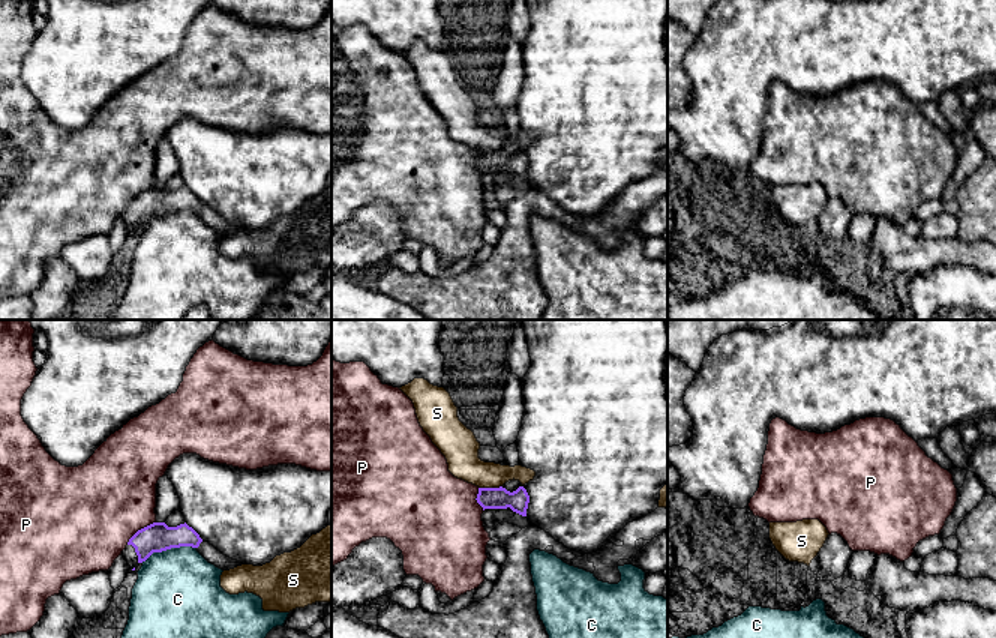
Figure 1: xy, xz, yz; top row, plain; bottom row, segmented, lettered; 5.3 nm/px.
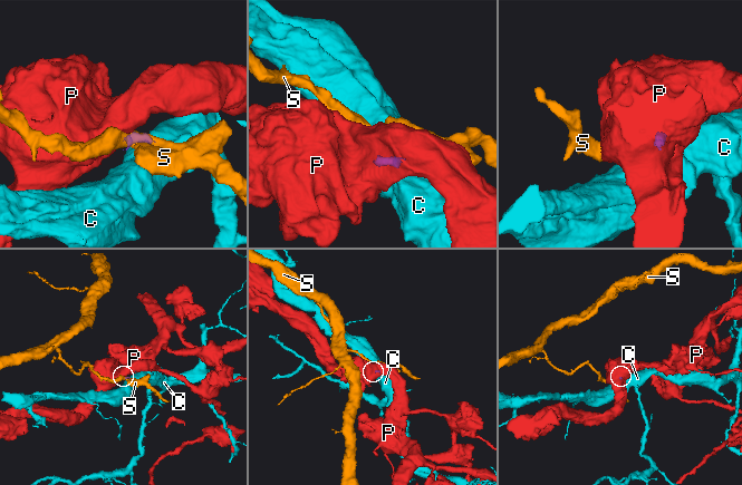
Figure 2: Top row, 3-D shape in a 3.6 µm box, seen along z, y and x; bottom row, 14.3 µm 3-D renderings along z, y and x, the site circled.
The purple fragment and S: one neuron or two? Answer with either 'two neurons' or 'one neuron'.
two neurons

